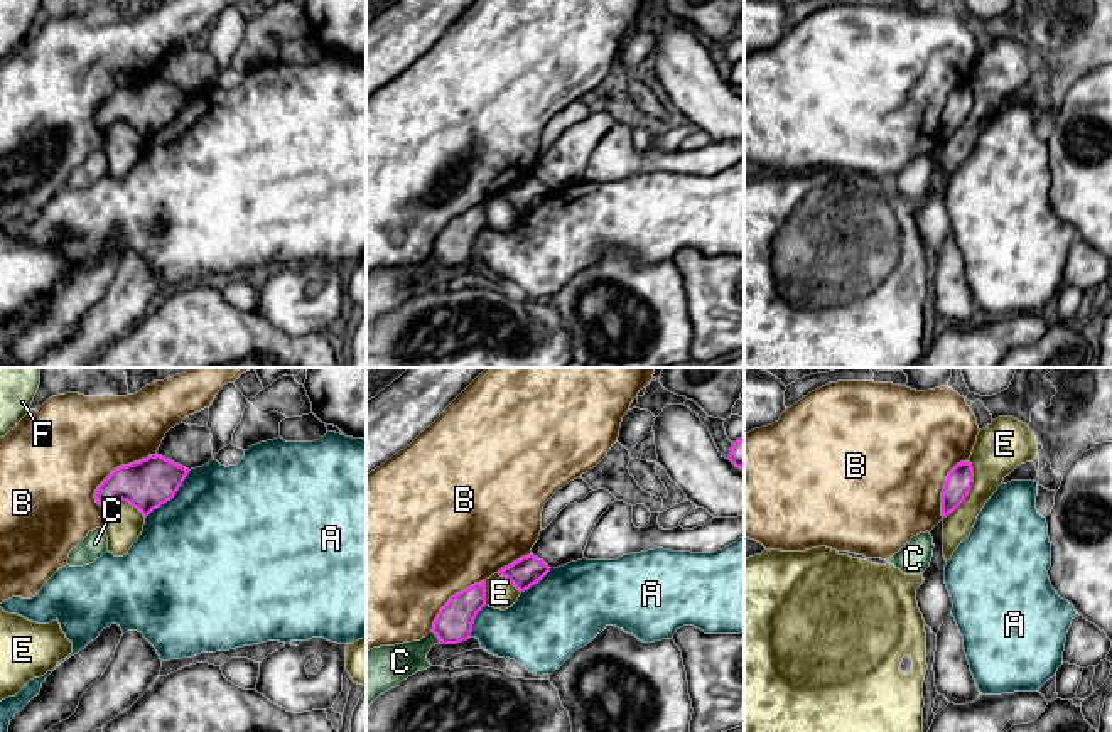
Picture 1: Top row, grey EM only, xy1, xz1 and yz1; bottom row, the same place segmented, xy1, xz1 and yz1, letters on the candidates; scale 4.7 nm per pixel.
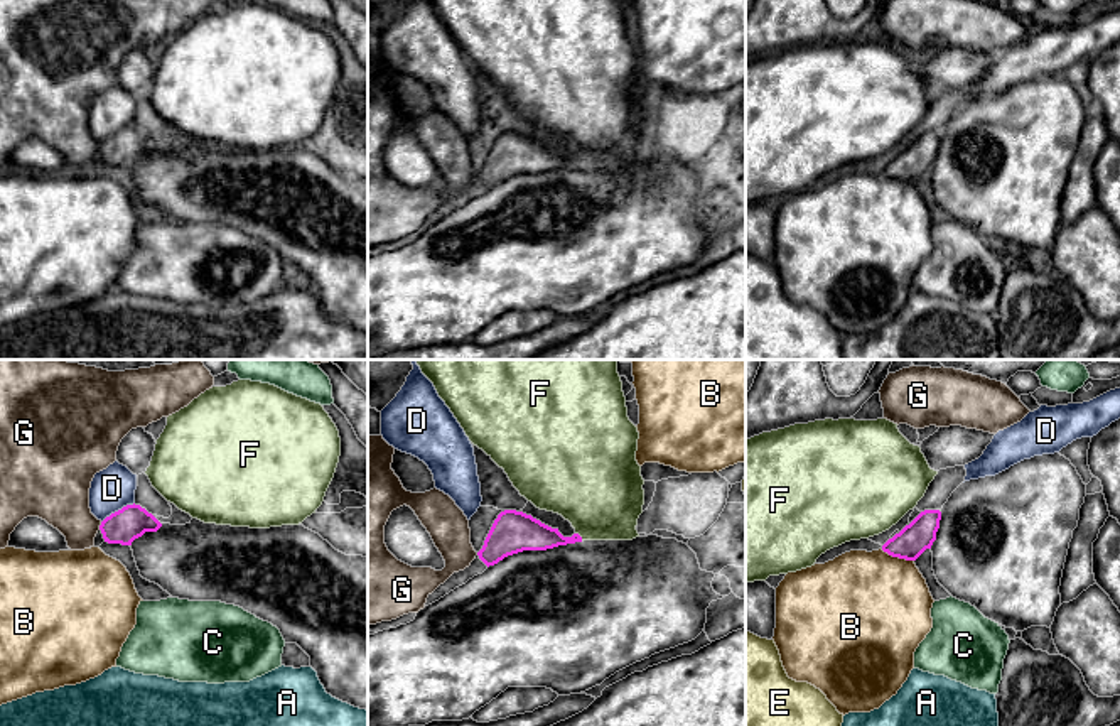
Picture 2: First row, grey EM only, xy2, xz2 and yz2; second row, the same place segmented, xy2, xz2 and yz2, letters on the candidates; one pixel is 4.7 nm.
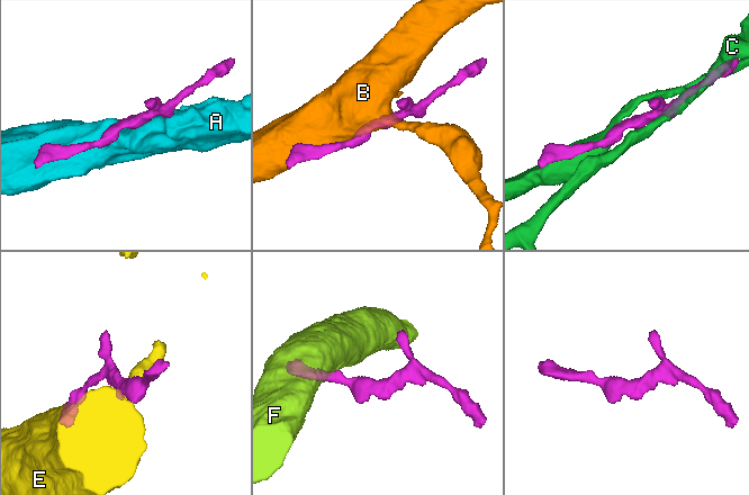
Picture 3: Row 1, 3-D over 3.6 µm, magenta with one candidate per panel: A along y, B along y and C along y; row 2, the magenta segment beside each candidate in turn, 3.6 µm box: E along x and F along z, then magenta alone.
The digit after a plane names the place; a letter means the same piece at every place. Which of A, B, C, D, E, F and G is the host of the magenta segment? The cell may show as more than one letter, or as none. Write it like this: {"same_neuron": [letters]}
{"same_neuron": ["G"]}

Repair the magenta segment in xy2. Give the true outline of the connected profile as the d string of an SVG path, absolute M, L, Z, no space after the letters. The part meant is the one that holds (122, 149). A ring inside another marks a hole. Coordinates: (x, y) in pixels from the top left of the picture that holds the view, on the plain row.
M0 0L0 171L8 169L10 155L27 138L39 138L57 150L66 159L71 172L94 169L94 159L98 154L103 155L105 164L121 167L132 167L132 164L142 159L145 154L157 154L162 145L152 135L135 125L111 135L103 144L98 142L89 130L91 103L96 95L106 91L116 83L118 68L132 51L147 49L162 39L179 34L201 15L213 10L213 7L214 0Z

